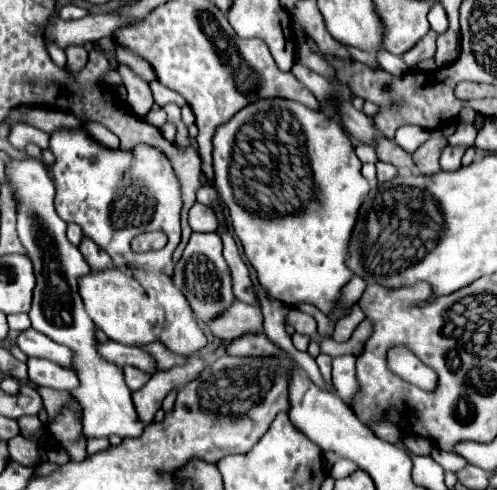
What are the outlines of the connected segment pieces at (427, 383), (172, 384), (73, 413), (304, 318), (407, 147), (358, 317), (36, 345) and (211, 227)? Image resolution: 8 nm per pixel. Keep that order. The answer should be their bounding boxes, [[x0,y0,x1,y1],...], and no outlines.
[[387,346,437,392],[133,356,205,424],[47,398,89,460],[285,308,317,336],[395,126,429,152],[332,304,365,340],[17,328,73,370],[189,202,217,232]]

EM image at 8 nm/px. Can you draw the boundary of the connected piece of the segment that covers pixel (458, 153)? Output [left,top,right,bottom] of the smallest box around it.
[439,145,466,171]

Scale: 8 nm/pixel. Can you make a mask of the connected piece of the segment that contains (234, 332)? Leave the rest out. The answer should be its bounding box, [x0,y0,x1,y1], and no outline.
[207,300,263,342]

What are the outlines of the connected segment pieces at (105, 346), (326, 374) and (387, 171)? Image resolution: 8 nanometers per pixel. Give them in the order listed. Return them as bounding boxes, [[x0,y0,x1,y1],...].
[[97,340,155,374],[315,354,331,384],[377,162,397,182]]

